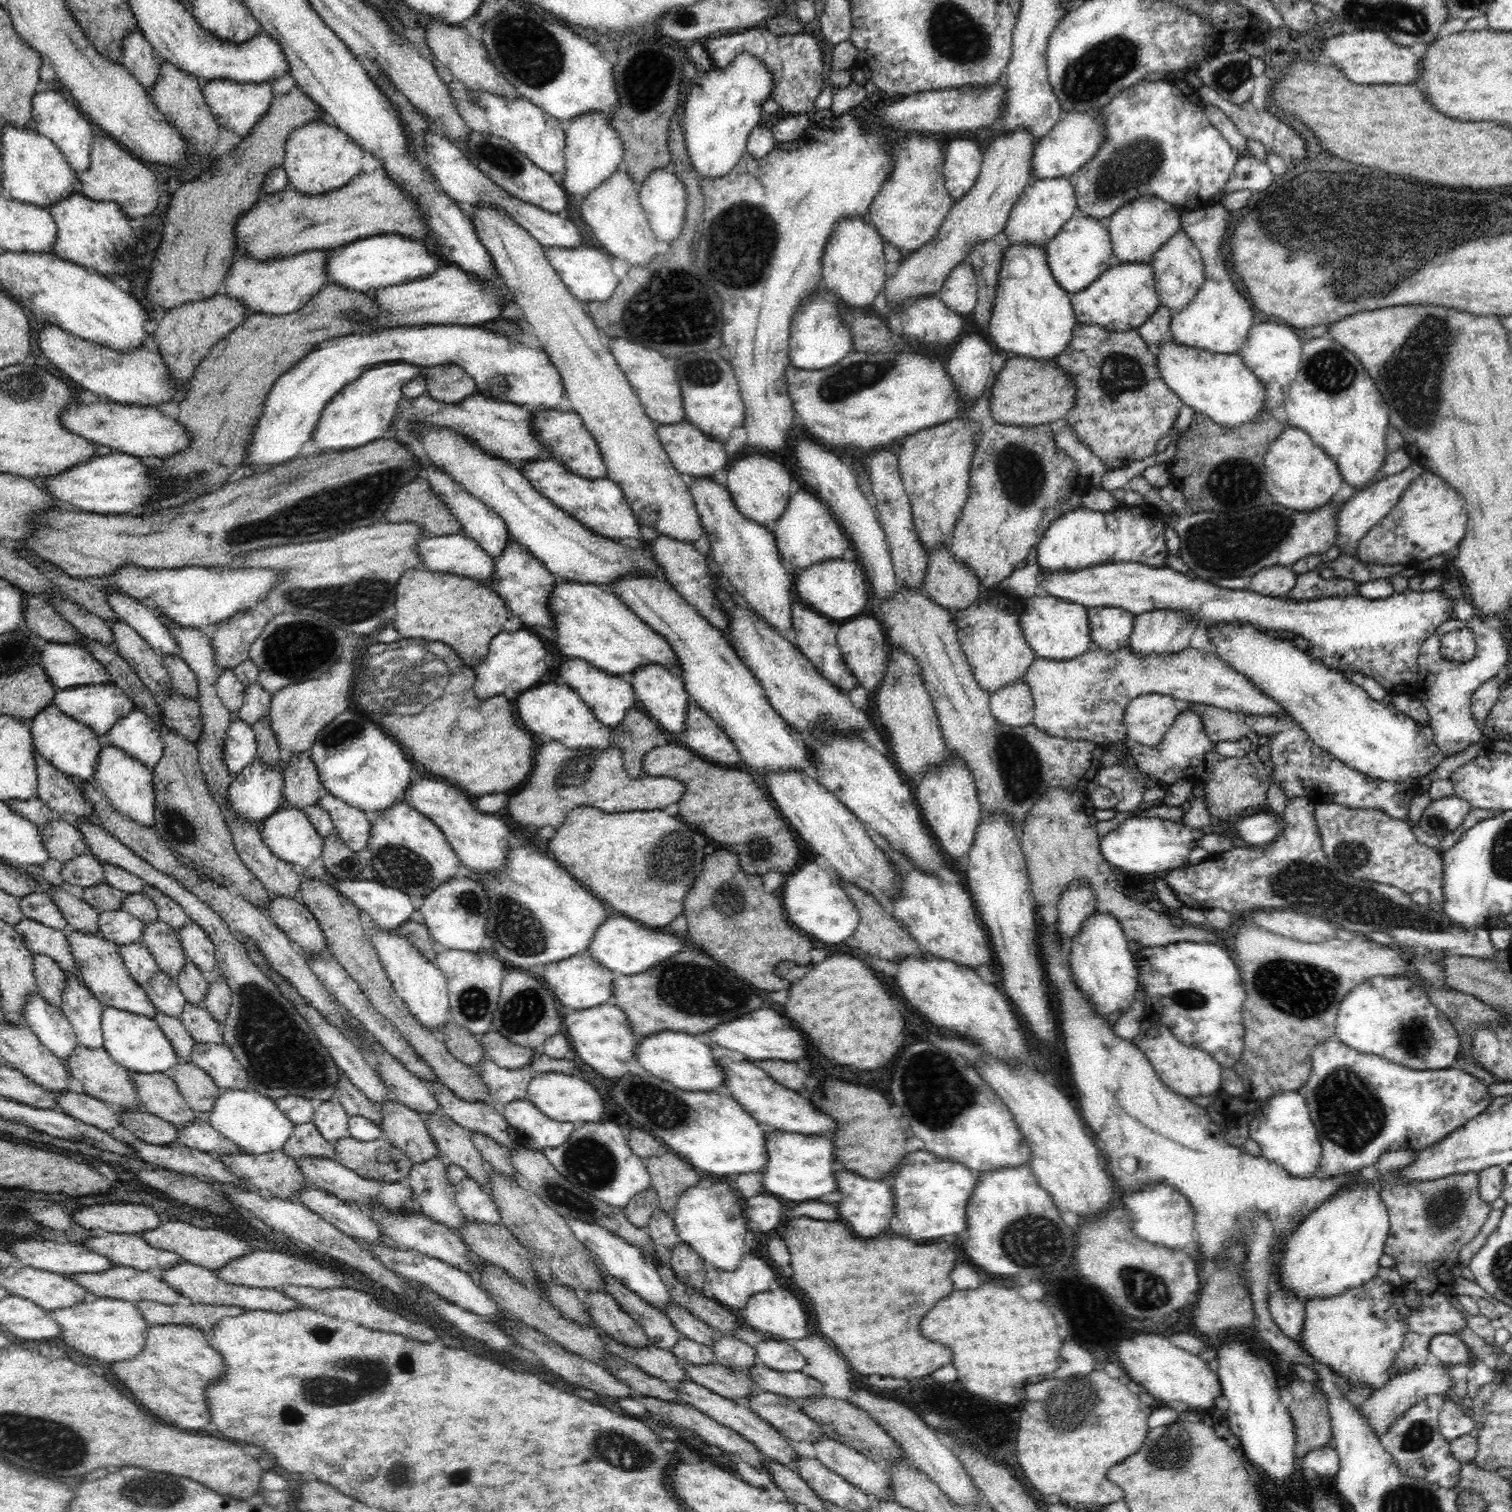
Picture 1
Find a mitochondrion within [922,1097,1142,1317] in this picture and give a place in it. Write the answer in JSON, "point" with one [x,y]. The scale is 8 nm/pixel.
{"point":[1036,1239]}

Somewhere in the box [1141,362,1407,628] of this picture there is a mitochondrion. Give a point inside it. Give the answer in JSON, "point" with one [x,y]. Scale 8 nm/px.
{"point":[1221,477]}

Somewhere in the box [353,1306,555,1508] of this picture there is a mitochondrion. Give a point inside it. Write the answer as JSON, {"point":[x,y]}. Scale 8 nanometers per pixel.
{"point":[397,1478]}

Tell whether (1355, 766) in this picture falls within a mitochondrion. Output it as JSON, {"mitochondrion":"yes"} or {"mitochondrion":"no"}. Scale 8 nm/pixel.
{"mitochondrion":"no"}

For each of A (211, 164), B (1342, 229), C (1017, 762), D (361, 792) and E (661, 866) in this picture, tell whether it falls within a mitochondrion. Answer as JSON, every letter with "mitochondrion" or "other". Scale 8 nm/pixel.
{"A":"other","B":"mitochondrion","C":"mitochondrion","D":"other","E":"mitochondrion"}

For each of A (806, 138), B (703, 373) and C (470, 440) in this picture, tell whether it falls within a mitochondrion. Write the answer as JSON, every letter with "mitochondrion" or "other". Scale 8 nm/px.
{"A":"other","B":"mitochondrion","C":"other"}

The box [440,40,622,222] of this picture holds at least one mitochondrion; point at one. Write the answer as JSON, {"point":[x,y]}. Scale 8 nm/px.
{"point":[497,155]}

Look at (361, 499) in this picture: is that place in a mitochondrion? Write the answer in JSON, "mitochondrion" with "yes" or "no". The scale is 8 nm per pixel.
{"mitochondrion":"yes"}

